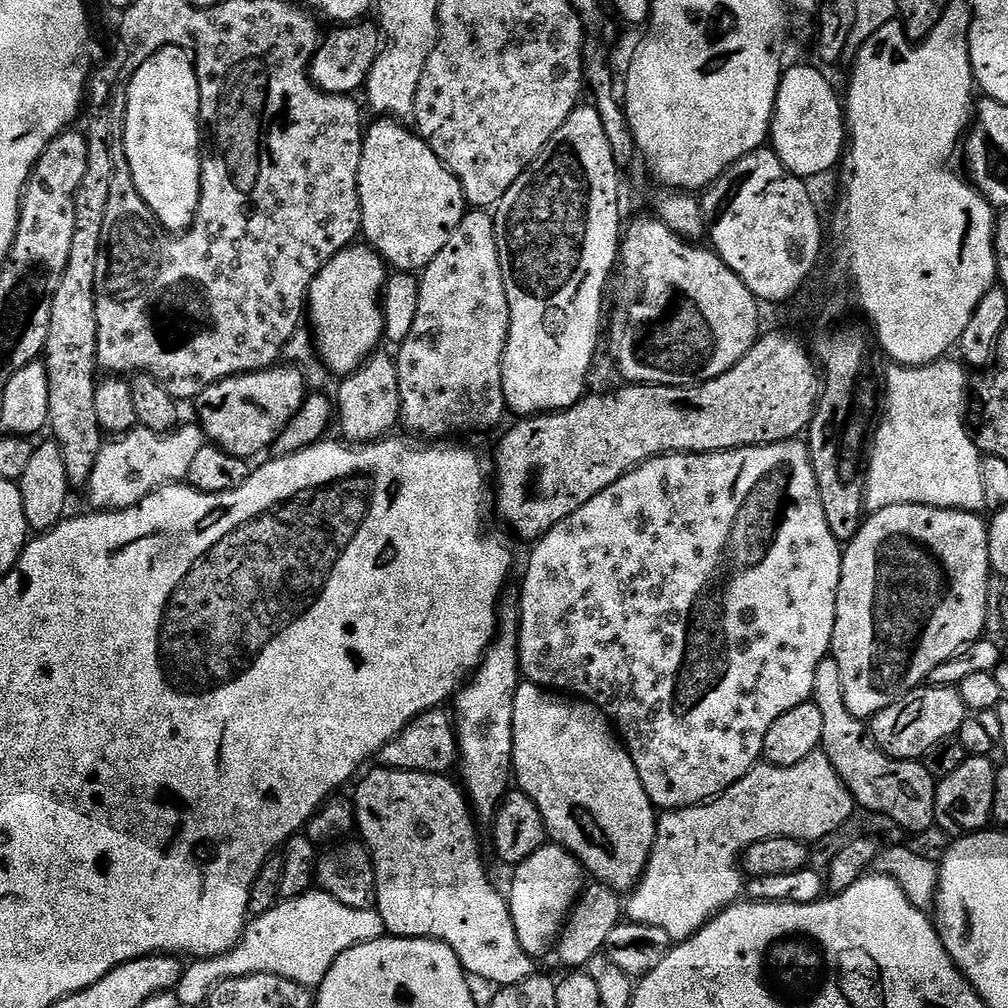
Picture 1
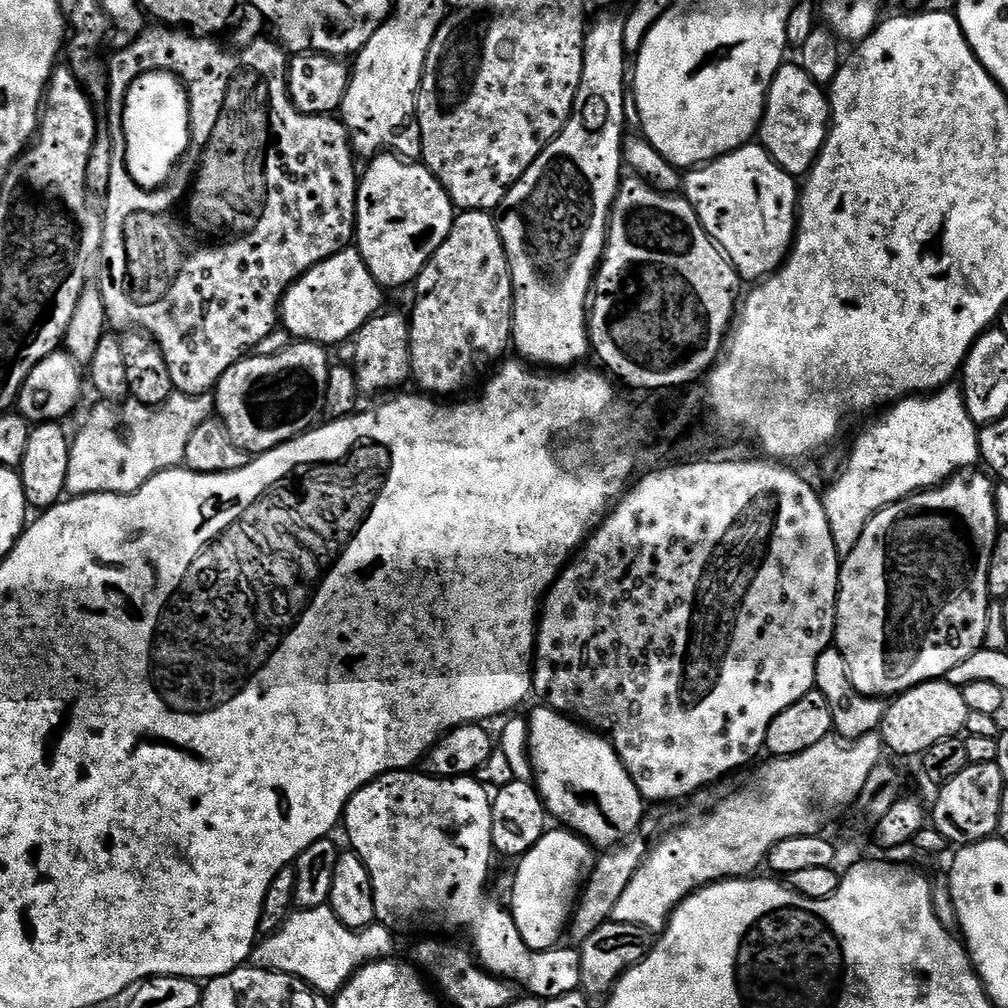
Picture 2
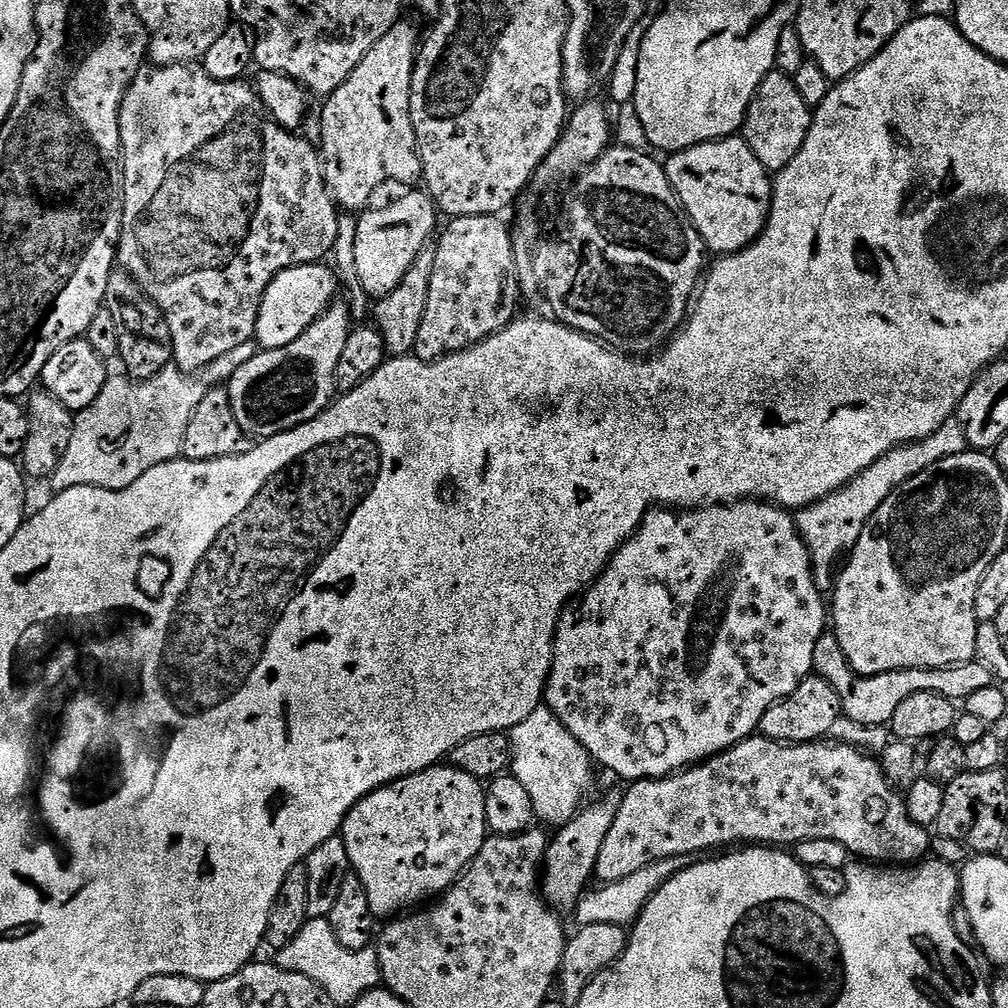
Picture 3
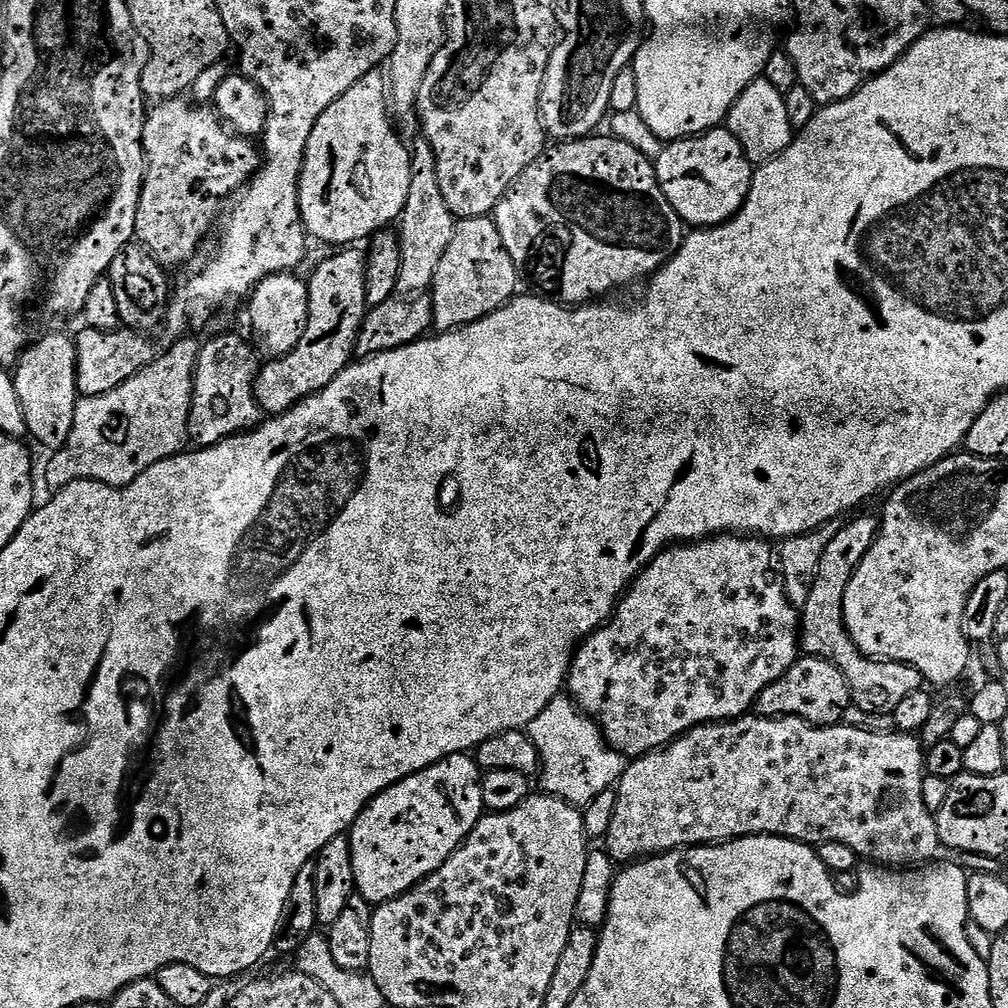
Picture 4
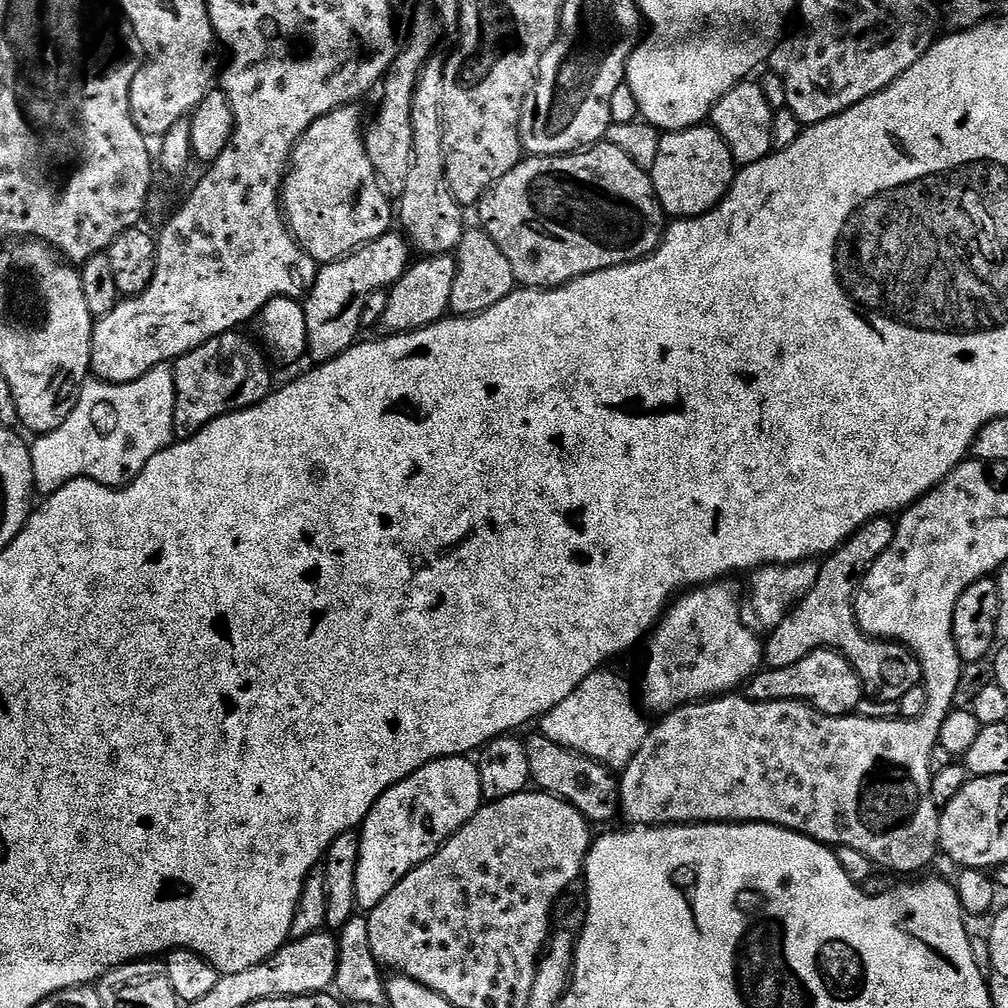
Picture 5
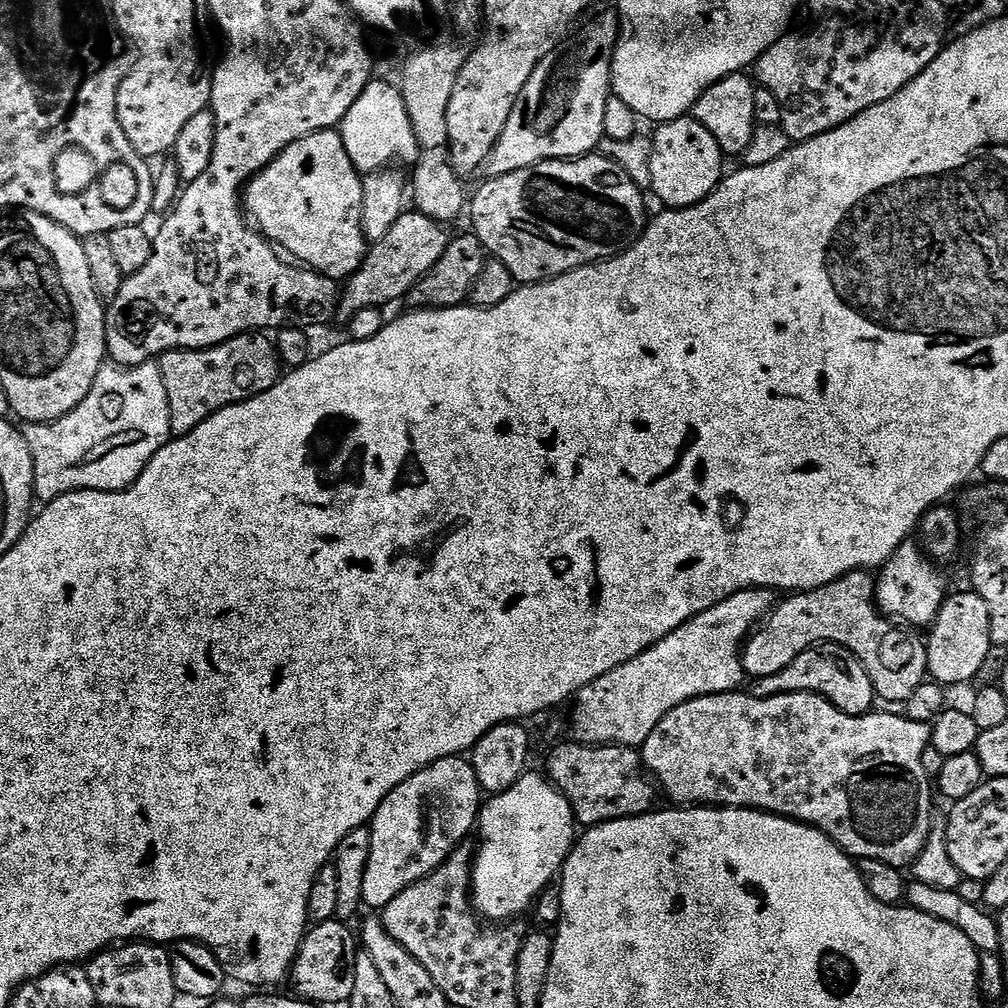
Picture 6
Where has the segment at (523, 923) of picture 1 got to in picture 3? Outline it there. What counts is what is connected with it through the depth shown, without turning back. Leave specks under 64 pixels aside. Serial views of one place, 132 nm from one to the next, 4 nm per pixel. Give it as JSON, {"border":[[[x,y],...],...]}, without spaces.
{"border":[[[610,789],[604,800],[598,801],[597,804],[589,803],[577,812],[569,824],[559,829],[555,833],[556,836],[553,835],[549,839],[548,853],[542,861],[542,895],[551,907],[561,913],[571,913],[575,909],[580,897],[589,887],[588,879],[591,881],[595,877],[598,850],[602,850],[602,842],[606,834],[610,834],[614,818],[618,818],[618,806],[622,806],[623,797],[624,792],[621,789]]]}

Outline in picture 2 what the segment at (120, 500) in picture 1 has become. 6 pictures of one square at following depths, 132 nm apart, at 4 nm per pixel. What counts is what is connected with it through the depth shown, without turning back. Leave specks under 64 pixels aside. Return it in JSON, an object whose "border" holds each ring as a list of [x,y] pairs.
{"border":[[[173,394],[159,408],[148,408],[129,399],[113,406],[97,403],[80,433],[71,441],[72,453],[66,470],[66,492],[69,497],[89,496],[95,492],[137,492],[150,478],[184,464],[190,434],[206,418],[210,404],[204,396]]]}

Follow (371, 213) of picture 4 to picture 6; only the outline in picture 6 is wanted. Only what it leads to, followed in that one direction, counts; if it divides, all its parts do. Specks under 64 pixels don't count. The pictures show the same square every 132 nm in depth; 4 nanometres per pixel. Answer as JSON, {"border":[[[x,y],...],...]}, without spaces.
{"border":[[[325,130],[311,132],[309,136],[302,137],[286,150],[282,150],[282,154],[275,156],[271,164],[249,180],[242,193],[242,202],[255,227],[273,245],[283,249],[293,261],[307,266],[321,276],[344,282],[360,268],[370,247],[360,225],[363,189],[361,173],[357,172],[354,162],[350,162],[350,154],[346,154],[346,146],[339,131]]]}

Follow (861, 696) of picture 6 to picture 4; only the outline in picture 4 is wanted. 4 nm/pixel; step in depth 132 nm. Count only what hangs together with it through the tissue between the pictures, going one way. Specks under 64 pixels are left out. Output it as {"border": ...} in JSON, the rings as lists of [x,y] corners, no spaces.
{"border":[[[801,655],[778,678],[778,682],[770,682],[762,694],[758,694],[754,705],[757,716],[774,718],[779,720],[782,716],[793,716],[794,719],[802,719],[807,724],[816,725],[819,728],[828,728],[839,725],[844,719],[846,710],[853,707],[850,686],[846,682],[846,674],[834,662],[826,662],[817,656]]]}

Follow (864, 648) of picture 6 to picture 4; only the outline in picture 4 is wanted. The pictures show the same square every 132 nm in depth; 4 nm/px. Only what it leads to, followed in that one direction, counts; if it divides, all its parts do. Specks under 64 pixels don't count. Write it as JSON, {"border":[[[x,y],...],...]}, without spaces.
{"border":[[[875,515],[855,516],[851,517],[853,520],[849,524],[841,523],[837,527],[834,538],[830,538],[826,551],[822,554],[822,562],[818,562],[818,574],[810,590],[810,599],[798,616],[800,647],[803,655],[834,662],[834,666],[838,666],[842,674],[846,674],[853,705],[862,709],[865,717],[891,716],[905,698],[921,691],[926,681],[919,670],[911,668],[902,660],[874,660],[870,656],[864,656],[850,638],[844,621],[846,586],[850,586],[854,570],[858,570],[862,558],[866,558],[866,550],[874,546],[874,538],[880,533],[880,522]]]}

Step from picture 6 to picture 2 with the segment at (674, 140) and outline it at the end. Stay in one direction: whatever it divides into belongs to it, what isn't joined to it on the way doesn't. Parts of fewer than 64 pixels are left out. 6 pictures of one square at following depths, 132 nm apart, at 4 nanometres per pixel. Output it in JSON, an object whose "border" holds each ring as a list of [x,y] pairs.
{"border":[[[746,143],[709,164],[691,169],[683,177],[682,195],[692,203],[708,237],[719,246],[745,281],[759,282],[777,272],[787,260],[798,223],[798,180],[779,168],[763,144]]]}

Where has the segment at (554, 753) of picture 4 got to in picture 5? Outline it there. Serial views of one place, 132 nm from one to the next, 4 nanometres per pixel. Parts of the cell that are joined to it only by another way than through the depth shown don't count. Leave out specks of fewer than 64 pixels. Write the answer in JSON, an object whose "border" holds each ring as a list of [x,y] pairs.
{"border":[[[608,671],[592,672],[590,678],[586,678],[586,682],[582,682],[582,686],[566,698],[566,702],[558,702],[554,710],[541,716],[538,732],[571,752],[588,756],[607,768],[623,770],[634,754],[642,750],[642,742],[646,742],[648,737],[650,720],[634,699],[633,685],[631,688],[618,673]]]}

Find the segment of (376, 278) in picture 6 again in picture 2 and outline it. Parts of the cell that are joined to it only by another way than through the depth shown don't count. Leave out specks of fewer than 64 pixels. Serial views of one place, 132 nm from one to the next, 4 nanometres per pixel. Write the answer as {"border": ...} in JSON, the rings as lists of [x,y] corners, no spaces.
{"border":[[[292,342],[288,348],[275,351],[269,356],[245,355],[243,360],[239,360],[234,366],[230,366],[230,370],[226,370],[226,374],[222,374],[214,389],[214,412],[216,408],[215,415],[243,452],[268,452],[295,436],[301,436],[321,419],[330,367],[327,354],[329,353],[319,344]]]}

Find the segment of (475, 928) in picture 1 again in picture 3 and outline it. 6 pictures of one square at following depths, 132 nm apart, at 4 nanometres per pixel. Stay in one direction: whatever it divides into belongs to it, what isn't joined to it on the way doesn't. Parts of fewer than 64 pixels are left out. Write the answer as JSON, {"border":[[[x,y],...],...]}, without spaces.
{"border":[[[437,766],[386,784],[369,796],[363,796],[352,807],[342,829],[346,854],[350,854],[351,871],[362,878],[362,886],[366,886],[370,910],[377,918],[395,917],[411,909],[411,904],[420,906],[439,897],[464,873],[489,835],[485,791],[485,785],[470,774],[451,766]]]}

